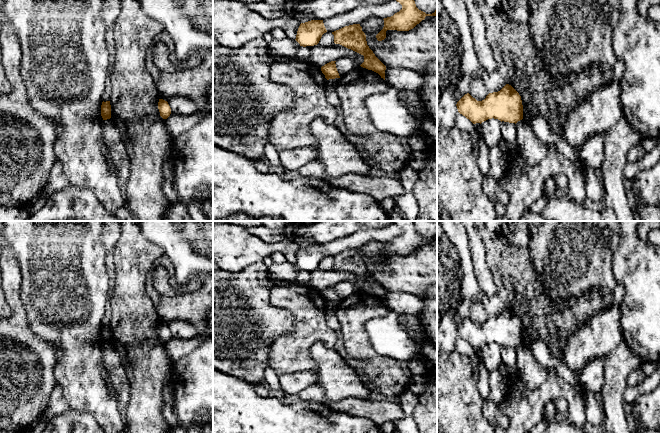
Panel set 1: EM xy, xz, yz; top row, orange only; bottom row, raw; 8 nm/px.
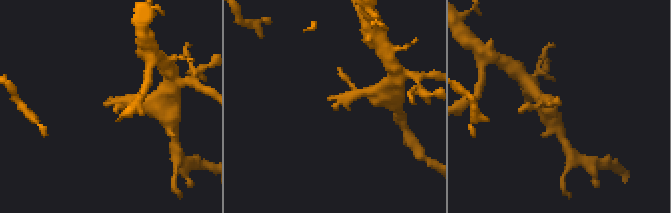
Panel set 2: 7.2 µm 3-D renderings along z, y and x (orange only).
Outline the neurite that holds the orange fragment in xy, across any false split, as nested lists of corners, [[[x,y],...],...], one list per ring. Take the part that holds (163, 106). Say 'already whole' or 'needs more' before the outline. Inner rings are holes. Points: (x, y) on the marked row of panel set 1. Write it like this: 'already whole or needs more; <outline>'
already whole; [[[159,99],[158,109],[159,109],[159,112],[160,112],[160,116],[163,119],[167,119],[171,114],[171,108],[170,108],[168,102],[163,100],[163,99]]]

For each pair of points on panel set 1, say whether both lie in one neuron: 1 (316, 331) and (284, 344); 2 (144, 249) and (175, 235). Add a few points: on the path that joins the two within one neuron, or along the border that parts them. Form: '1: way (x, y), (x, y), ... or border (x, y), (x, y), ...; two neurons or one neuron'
1: way (308, 332), (296, 344), (292, 344); one neuron
2: border (140, 231), (146, 238), (157, 244), (164, 253); two neurons

